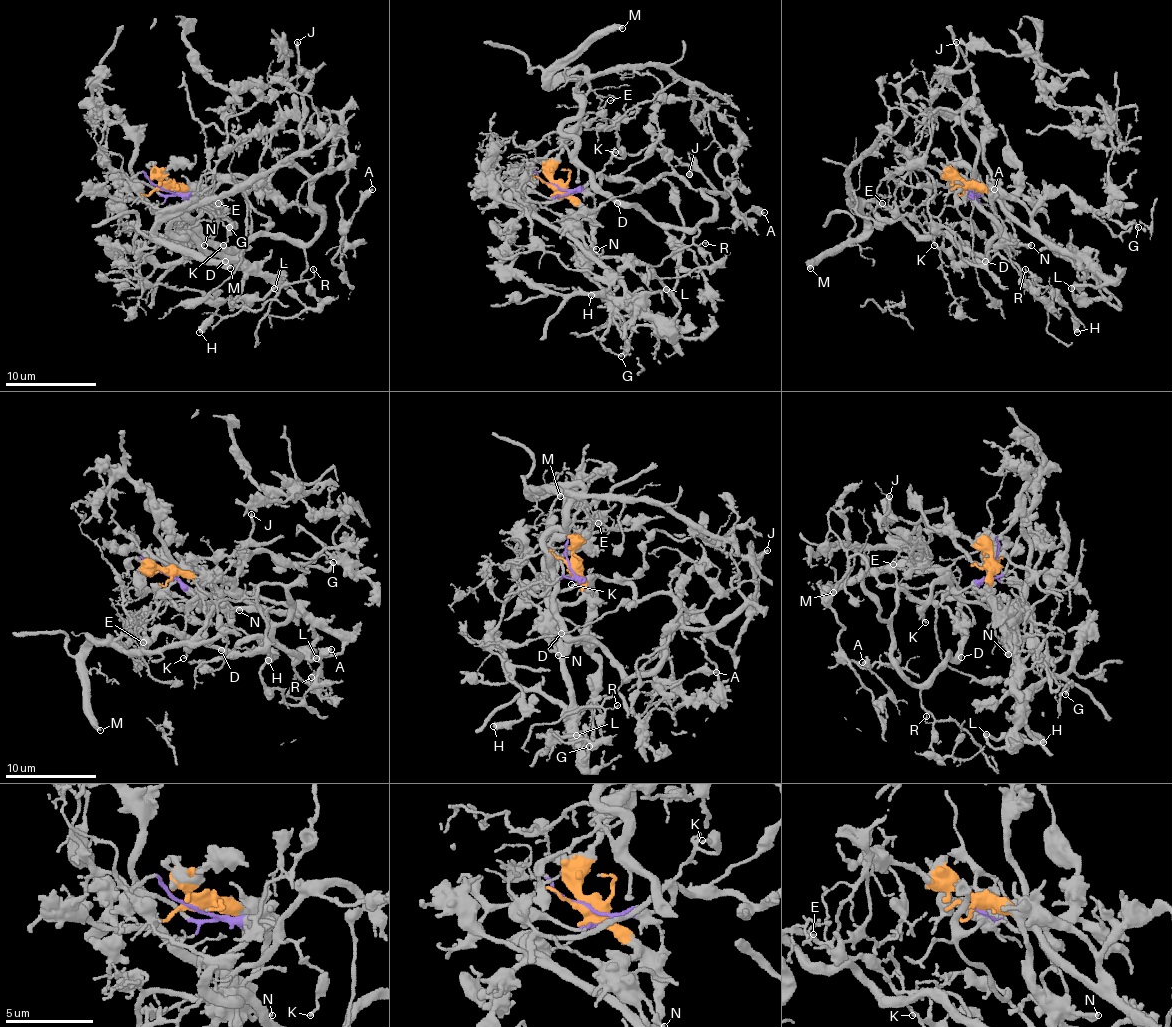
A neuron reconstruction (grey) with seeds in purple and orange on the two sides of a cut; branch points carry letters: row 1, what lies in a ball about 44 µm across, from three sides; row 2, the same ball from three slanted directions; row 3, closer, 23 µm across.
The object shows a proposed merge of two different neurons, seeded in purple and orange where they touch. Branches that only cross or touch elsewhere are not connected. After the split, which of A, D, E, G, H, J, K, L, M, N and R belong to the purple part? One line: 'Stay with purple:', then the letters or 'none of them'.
Stay with purple: A, D, E, H, J, K, M, R

